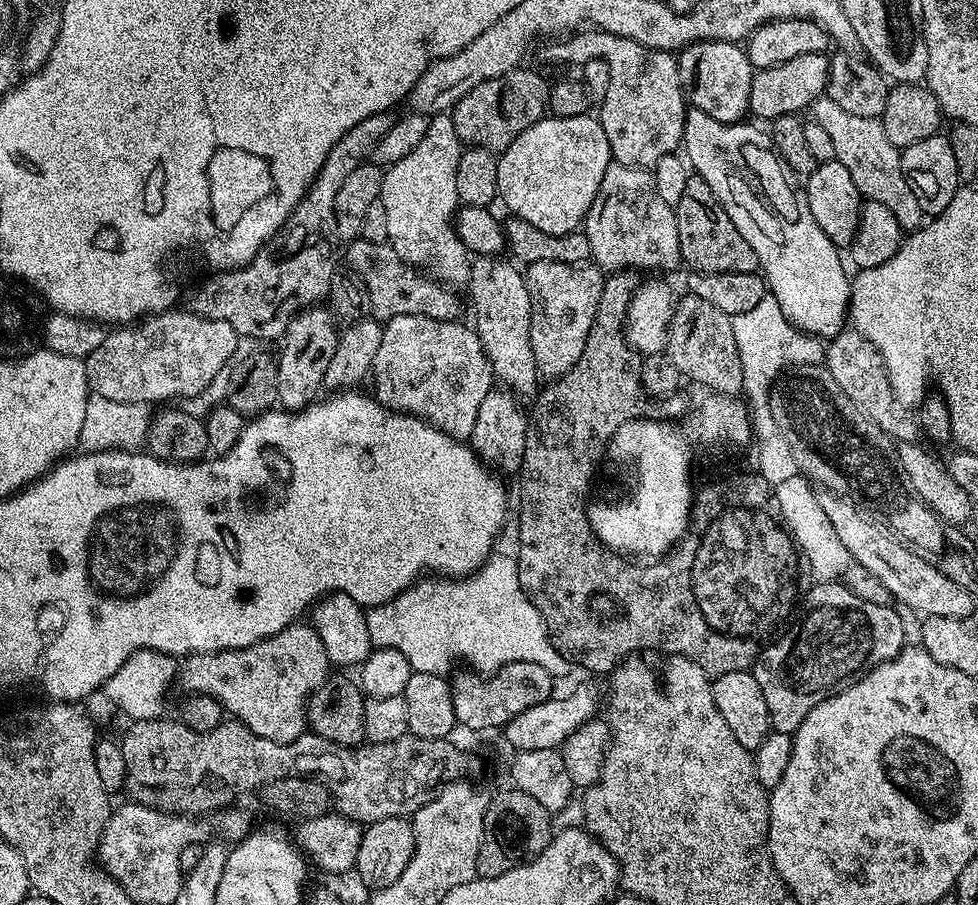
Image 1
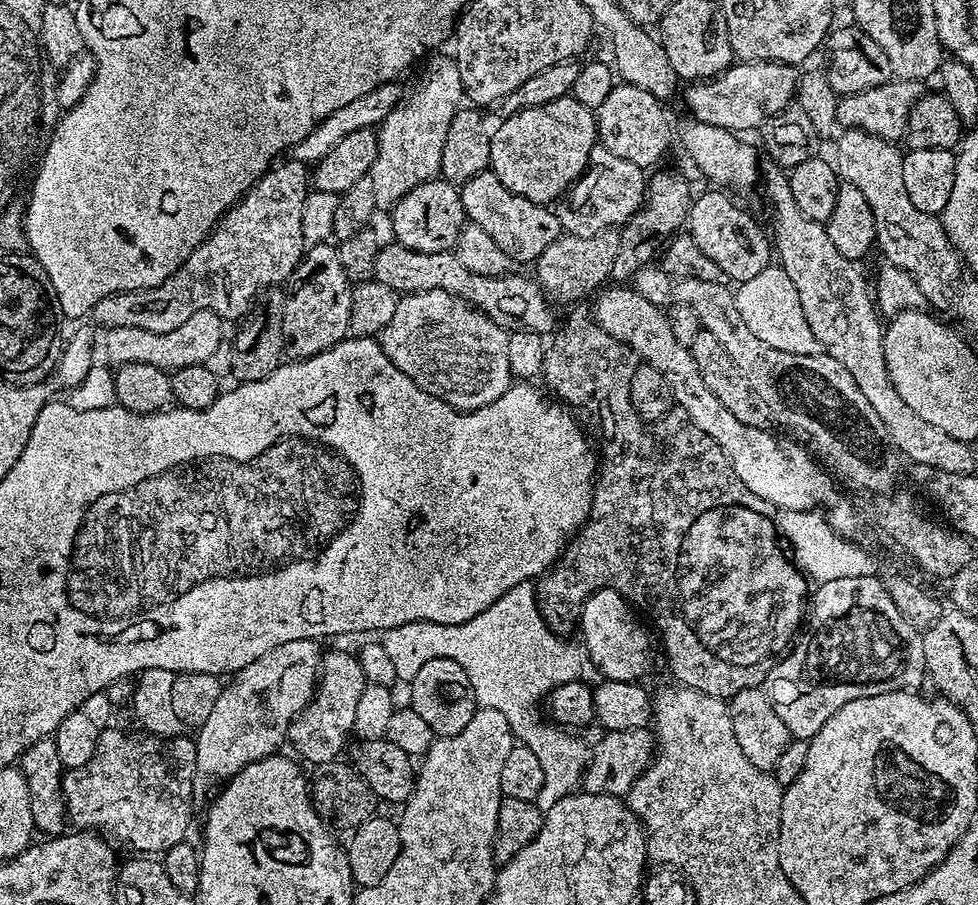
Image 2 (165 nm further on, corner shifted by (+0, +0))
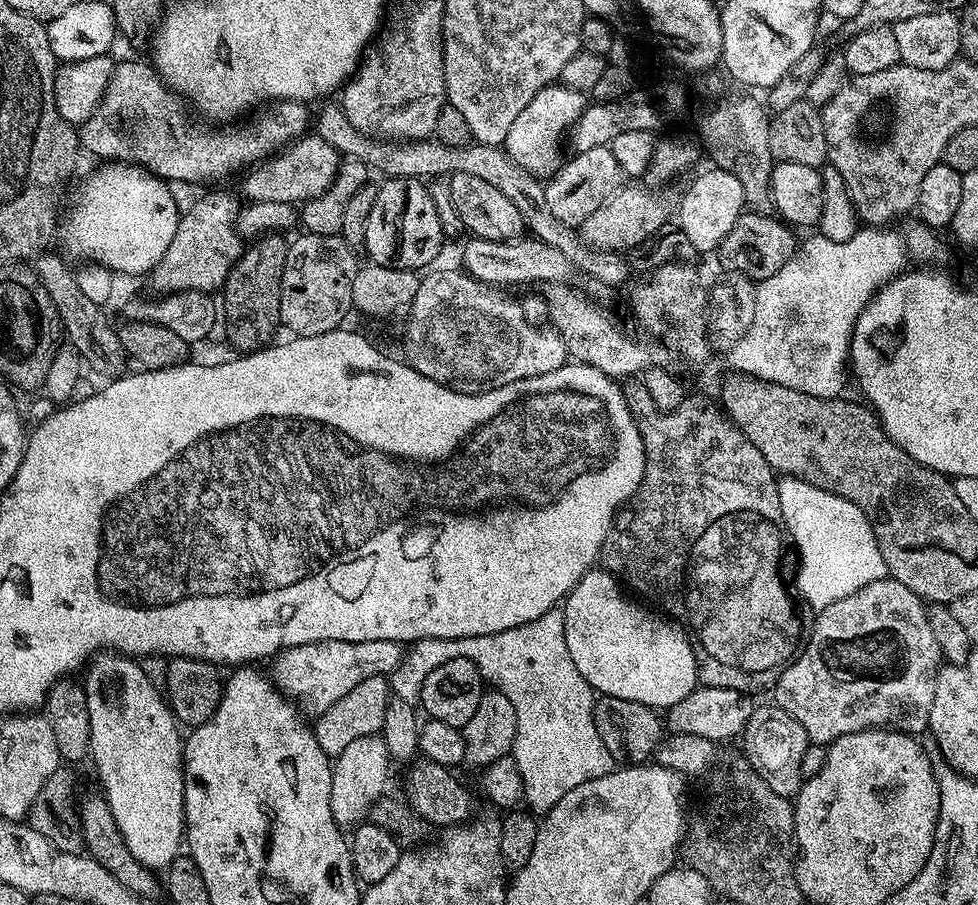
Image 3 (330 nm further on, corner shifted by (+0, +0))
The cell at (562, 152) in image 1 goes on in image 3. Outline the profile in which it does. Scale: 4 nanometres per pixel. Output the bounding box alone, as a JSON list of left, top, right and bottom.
[503,82,589,178]

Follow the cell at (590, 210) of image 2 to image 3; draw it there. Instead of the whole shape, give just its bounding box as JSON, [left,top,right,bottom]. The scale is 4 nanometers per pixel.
[544,146,625,226]

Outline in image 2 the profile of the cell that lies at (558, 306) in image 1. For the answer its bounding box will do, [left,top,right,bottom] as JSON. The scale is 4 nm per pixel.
[534,230,620,305]

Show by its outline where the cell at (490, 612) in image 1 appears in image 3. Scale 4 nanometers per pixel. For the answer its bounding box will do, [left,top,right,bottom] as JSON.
[390,607,614,814]

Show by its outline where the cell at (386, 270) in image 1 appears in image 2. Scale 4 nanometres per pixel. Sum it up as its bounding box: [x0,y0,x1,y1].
[374,242,557,334]

